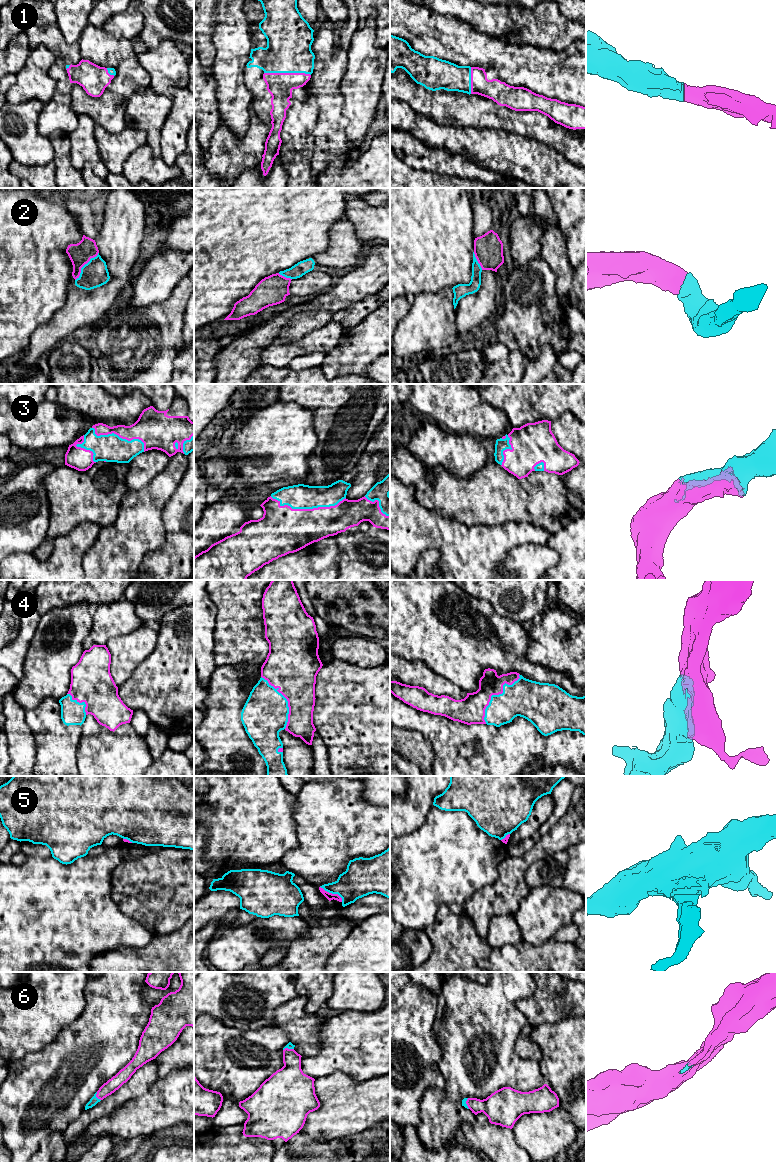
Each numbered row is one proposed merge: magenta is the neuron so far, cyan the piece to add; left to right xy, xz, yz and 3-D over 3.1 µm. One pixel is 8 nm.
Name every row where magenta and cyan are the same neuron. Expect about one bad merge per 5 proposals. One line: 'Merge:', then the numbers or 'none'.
Merge: 1, 2, 3, 4, 5, 6

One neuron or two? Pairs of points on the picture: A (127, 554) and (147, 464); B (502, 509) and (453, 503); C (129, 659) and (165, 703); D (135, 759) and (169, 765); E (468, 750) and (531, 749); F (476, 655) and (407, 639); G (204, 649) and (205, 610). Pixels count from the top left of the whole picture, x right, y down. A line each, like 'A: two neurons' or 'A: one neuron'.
A: two neurons
B: one neuron
C: two neurons
D: two neurons
E: two neurons
F: one neuron
G: one neuron

